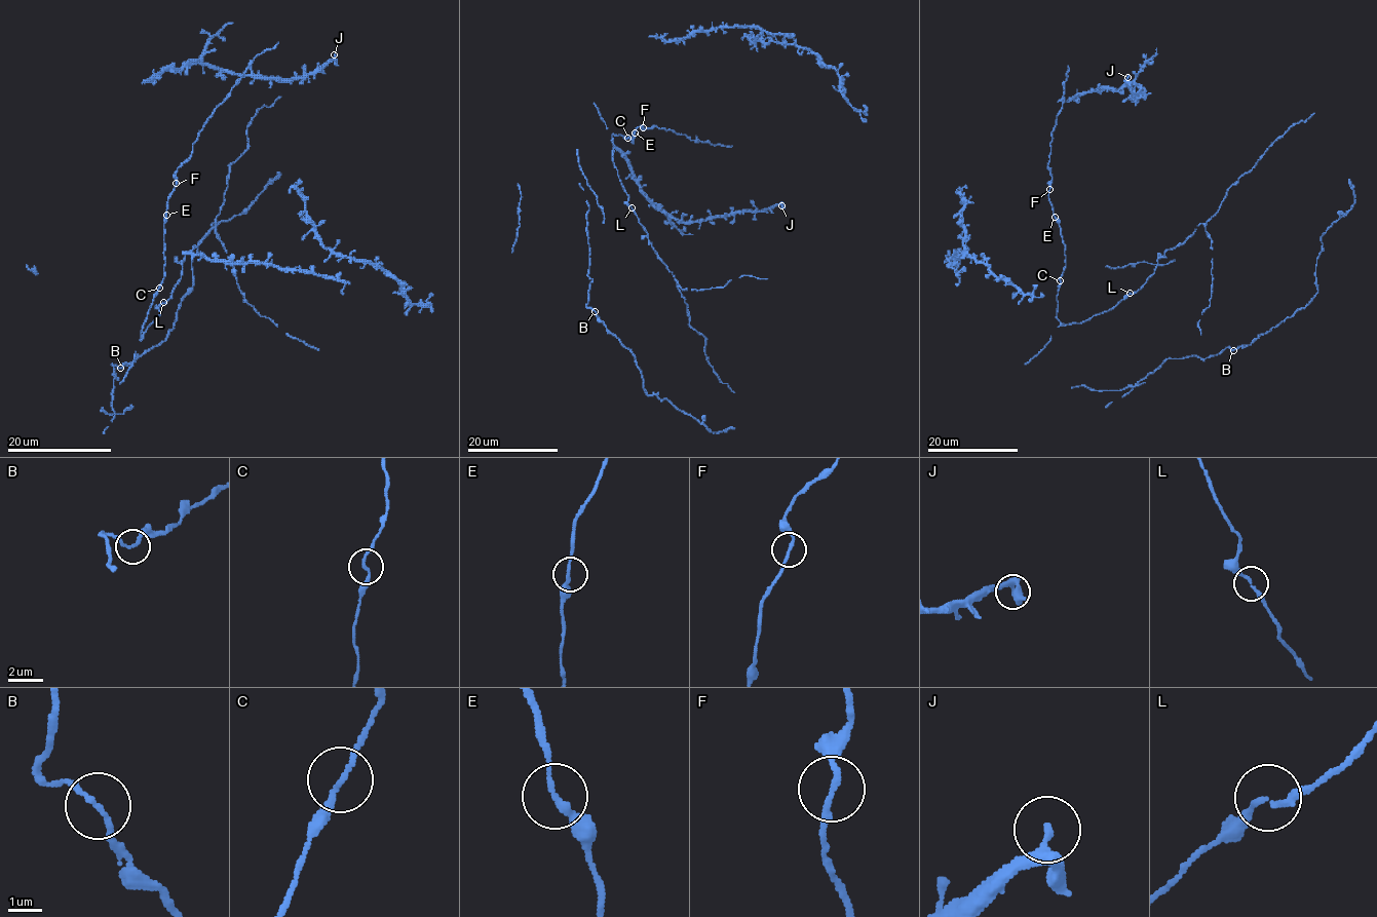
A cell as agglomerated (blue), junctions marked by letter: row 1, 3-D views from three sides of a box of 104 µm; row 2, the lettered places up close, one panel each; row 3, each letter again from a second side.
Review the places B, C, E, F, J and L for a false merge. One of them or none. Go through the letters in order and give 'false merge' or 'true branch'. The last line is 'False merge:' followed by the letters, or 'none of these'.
B: true branch
C: true branch
E: true branch
F: true branch
J: true branch
L: true branch
False merge: none of these

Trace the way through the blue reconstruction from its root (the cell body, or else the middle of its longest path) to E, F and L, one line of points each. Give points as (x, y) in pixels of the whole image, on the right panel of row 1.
E: (1191, 234), (1157, 260), (1140, 290), (1108, 311), (1063, 325), (1057, 317), (1057, 296), (1066, 255), (1055, 217)
F: (1191, 234), (1157, 260), (1140, 290), (1108, 311), (1063, 325), (1057, 296), (1065, 243), (1049, 189)
L: (1191, 234), (1179, 245), (1168, 250), (1157, 260), (1146, 282), (1131, 293)

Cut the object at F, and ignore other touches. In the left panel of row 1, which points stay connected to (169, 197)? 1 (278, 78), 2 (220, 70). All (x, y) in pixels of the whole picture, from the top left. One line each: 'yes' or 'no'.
1: yes
2: yes

